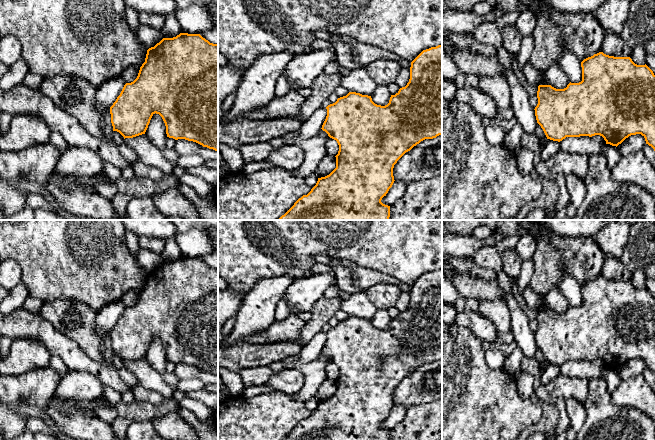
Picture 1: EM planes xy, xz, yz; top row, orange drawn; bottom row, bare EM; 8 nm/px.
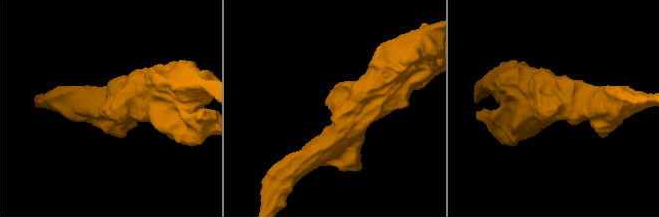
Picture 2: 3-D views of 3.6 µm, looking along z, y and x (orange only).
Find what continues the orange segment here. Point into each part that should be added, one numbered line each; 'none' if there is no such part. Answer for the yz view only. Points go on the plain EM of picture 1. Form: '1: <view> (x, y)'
none

